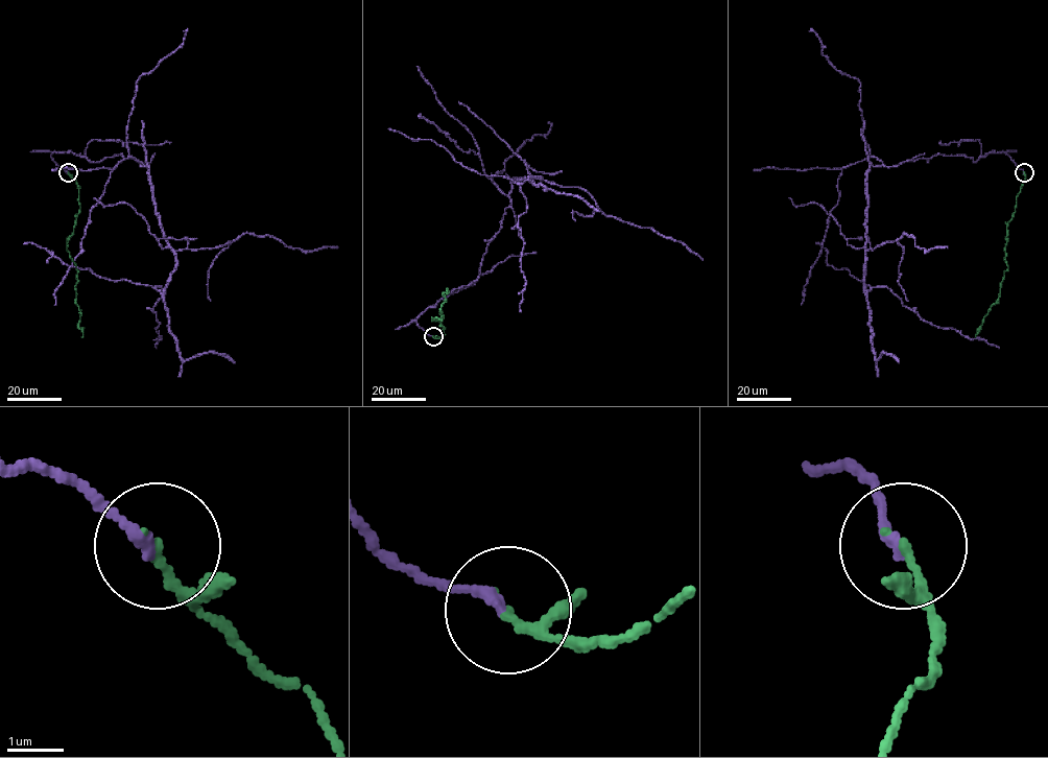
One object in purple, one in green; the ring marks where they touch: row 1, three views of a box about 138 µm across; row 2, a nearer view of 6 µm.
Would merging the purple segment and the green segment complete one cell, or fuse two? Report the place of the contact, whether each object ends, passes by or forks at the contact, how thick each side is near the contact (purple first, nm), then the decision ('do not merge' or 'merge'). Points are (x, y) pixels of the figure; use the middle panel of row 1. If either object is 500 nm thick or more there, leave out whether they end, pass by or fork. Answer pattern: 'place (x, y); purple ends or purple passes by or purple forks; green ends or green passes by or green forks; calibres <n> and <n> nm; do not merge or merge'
place (433, 336); purple ends; green ends; calibres 200 and 150 nm; merge

